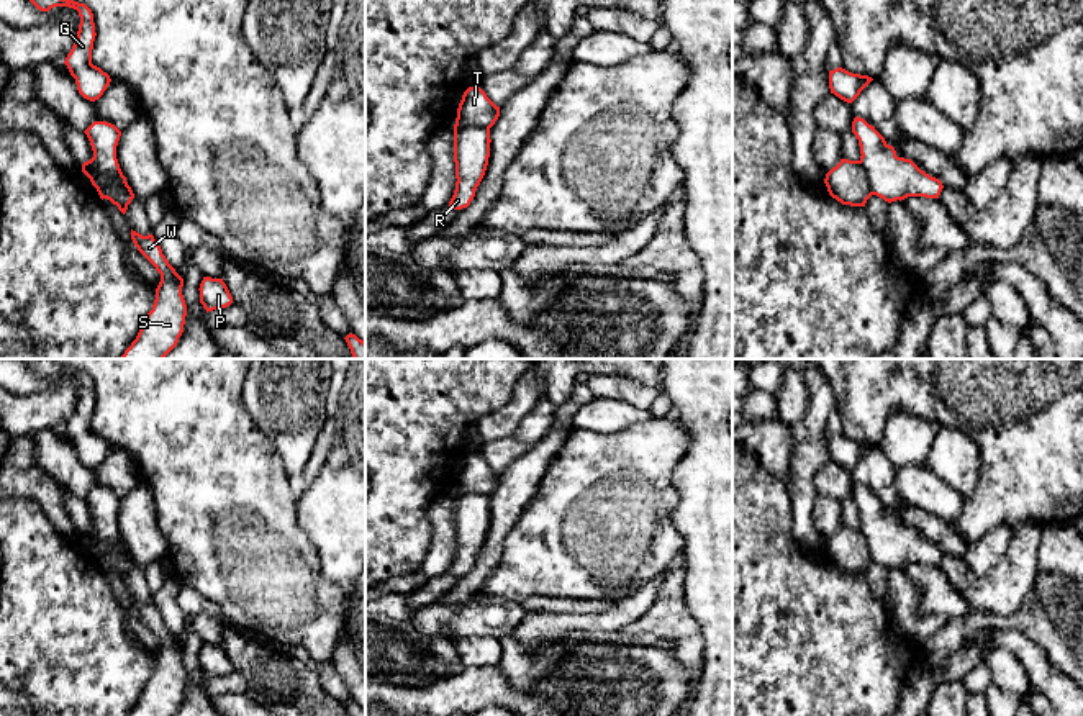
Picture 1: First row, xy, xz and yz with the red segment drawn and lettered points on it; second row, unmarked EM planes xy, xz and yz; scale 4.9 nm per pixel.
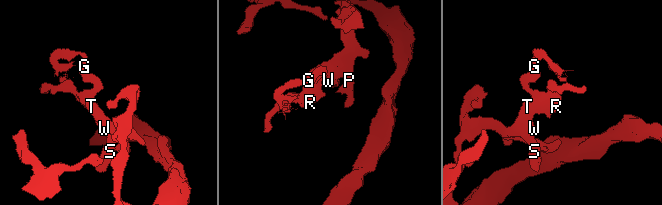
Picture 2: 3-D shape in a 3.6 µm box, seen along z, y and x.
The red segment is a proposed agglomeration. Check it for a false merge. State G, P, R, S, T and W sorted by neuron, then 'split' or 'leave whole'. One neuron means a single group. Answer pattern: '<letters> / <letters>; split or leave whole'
G R / P S T W; split

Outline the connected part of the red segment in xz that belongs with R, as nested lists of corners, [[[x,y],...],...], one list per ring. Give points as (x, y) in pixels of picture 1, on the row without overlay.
[[[454,492],[455,557],[449,569],[454,577],[470,572],[490,524],[490,495]]]

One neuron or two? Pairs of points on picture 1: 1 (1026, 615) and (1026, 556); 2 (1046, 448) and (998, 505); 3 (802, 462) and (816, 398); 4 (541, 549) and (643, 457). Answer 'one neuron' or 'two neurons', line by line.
1: two neurons
2: one neuron
3: one neuron
4: one neuron

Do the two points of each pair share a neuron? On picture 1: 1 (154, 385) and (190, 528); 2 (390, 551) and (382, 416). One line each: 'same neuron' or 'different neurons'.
1: same neuron
2: same neuron

